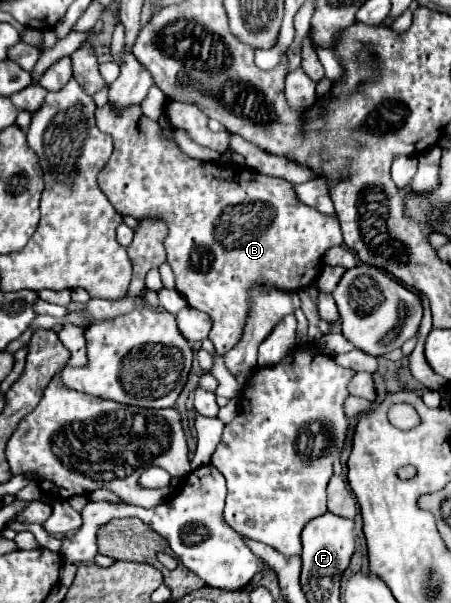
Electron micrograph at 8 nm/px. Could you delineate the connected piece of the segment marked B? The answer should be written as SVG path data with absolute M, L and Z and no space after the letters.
M104 106L104 108L98 108L96 110L96 122L98 122L98 128L106 134L110 134L114 138L114 154L112 158L108 160L108 164L102 168L102 172L98 174L98 186L100 190L106 194L106 198L112 202L112 206L120 212L120 214L130 214L134 218L144 218L144 216L158 216L162 220L166 220L170 232L168 232L168 238L164 242L166 246L166 254L168 254L168 264L176 276L176 288L180 294L186 296L188 304L200 312L206 312L210 318L212 318L212 330L208 334L208 338L214 342L214 348L218 354L226 354L242 336L242 330L244 330L244 322L246 322L246 316L248 316L248 286L252 282L258 282L262 280L264 284L272 286L272 288L278 288L278 290L302 290L302 288L308 288L320 274L320 268L322 268L322 256L324 252L330 248L330 246L338 246L342 244L342 228L336 220L336 216L326 216L326 214L320 214L316 208L310 208L306 204L300 204L299 200L292 193L293 185L282 178L274 178L274 176L264 176L264 174L258 174L258 172L252 172L248 168L242 168L242 166L234 166L234 164L212 164L212 162L200 162L200 160L194 160L186 154L182 154L178 148L174 148L172 144L160 140L158 132L160 132L160 126L158 122L146 118L140 110L140 106L130 106L128 110L124 110L120 116L116 116L110 106Z

